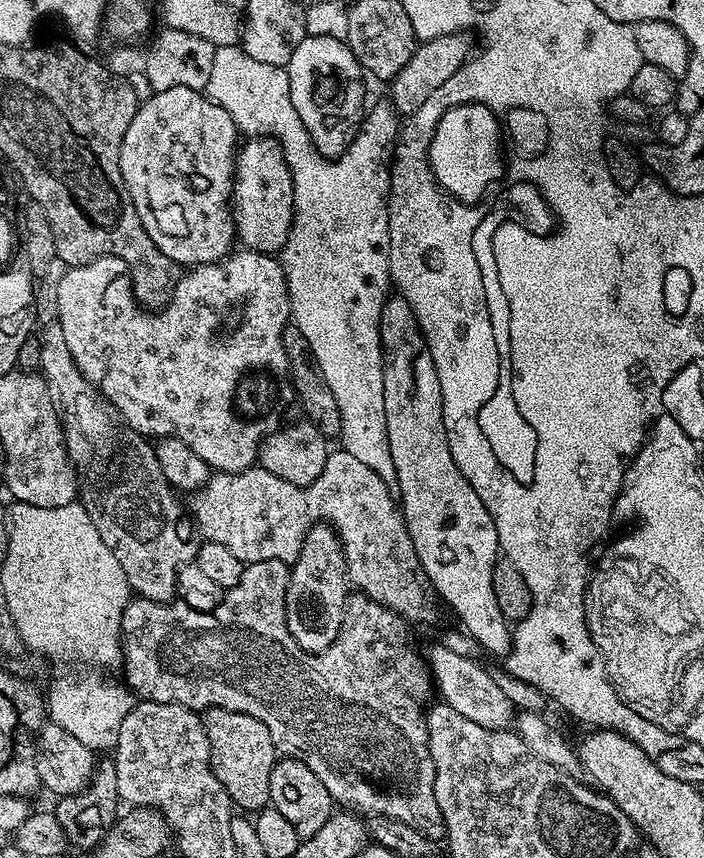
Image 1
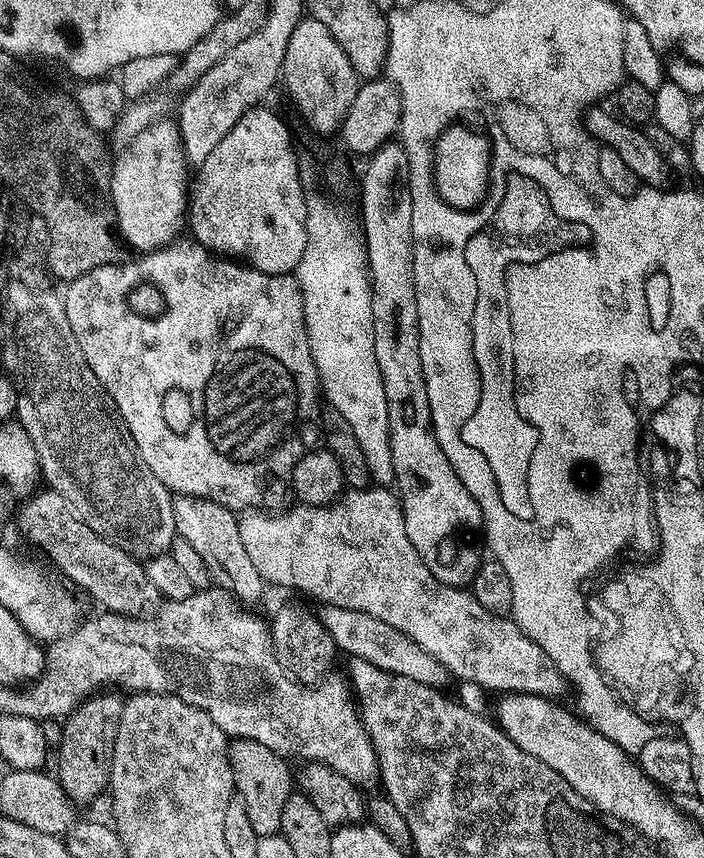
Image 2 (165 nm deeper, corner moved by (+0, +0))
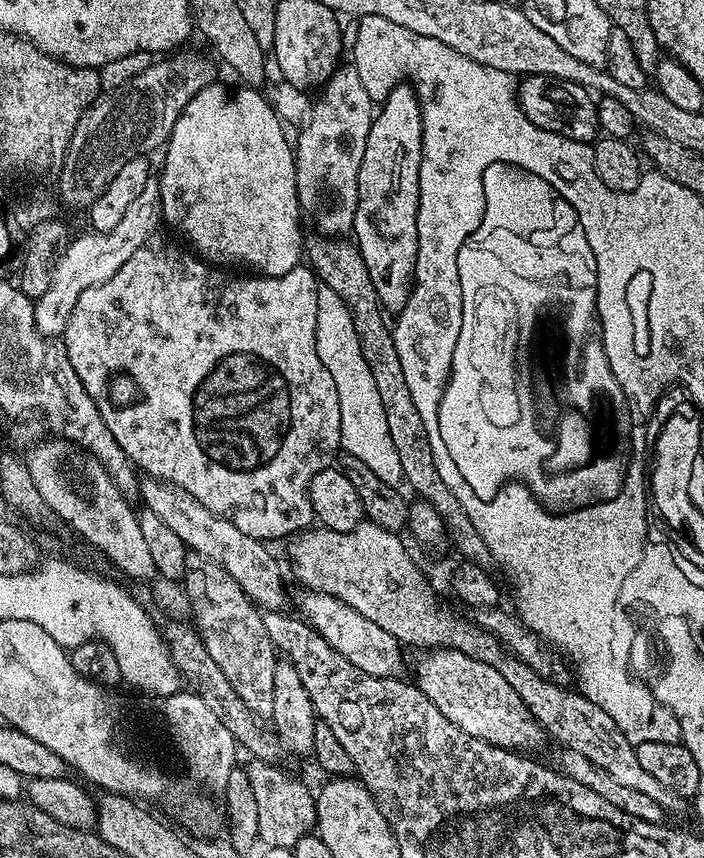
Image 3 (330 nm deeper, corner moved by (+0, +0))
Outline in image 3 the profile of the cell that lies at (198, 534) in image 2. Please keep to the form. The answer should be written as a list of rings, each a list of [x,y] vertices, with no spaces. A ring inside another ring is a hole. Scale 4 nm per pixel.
[[[189,551],[186,558],[188,575],[182,583],[190,598],[190,616],[199,632],[210,658],[218,662],[218,670],[226,674],[226,682],[234,688],[234,694],[258,718],[271,717],[274,710],[274,670],[278,654],[273,648],[264,625],[261,609],[252,603],[242,586],[214,562],[197,552]]]

